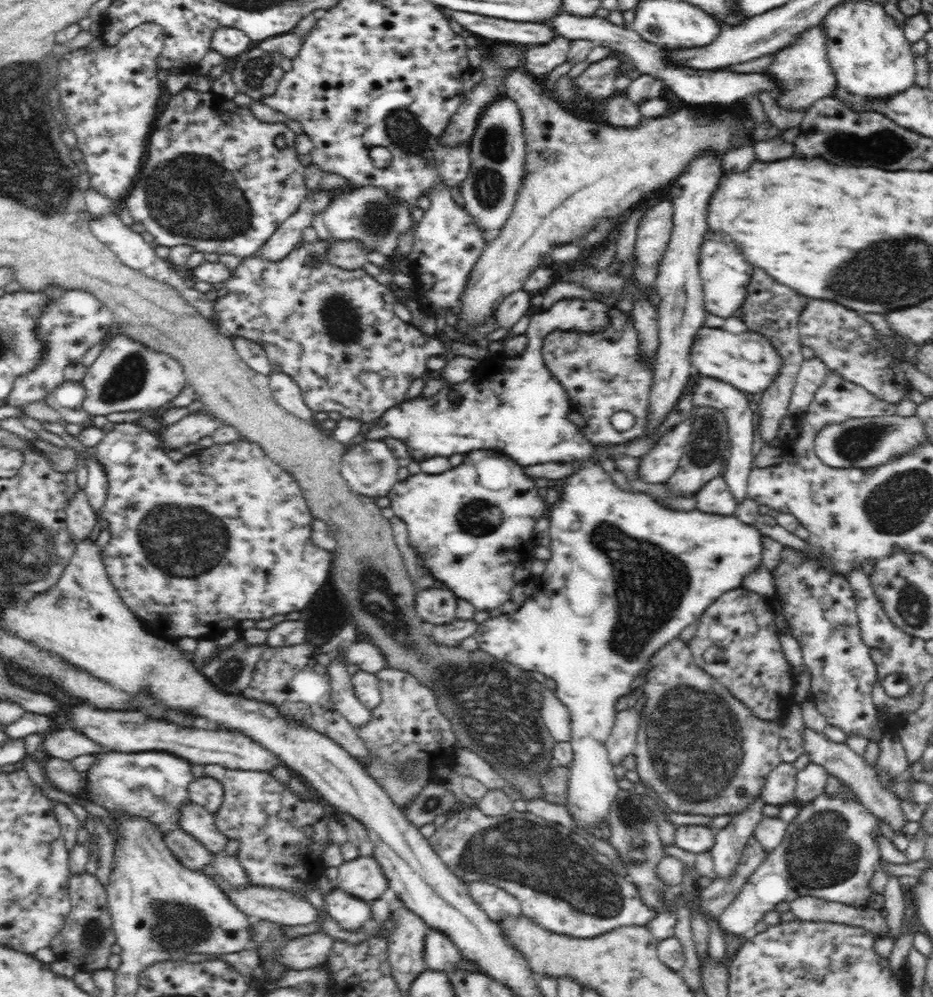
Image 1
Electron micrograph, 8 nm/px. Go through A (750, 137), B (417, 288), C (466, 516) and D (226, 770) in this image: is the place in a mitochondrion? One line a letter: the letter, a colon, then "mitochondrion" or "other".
A: other
B: other
C: mitochondrion
D: other

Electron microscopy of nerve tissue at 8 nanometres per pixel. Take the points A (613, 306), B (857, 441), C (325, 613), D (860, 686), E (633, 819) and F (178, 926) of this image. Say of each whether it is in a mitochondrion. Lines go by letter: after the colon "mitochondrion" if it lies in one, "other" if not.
A: other
B: mitochondrion
C: other
D: other
E: mitochondrion
F: mitochondrion

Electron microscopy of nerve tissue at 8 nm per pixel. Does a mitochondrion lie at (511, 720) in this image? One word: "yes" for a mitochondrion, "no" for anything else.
yes

